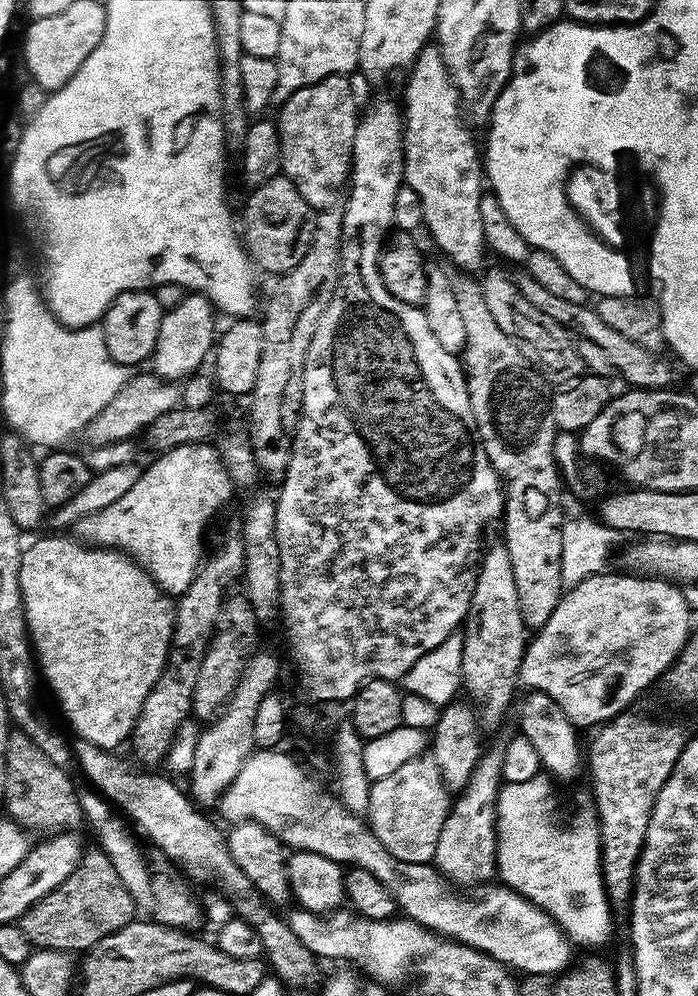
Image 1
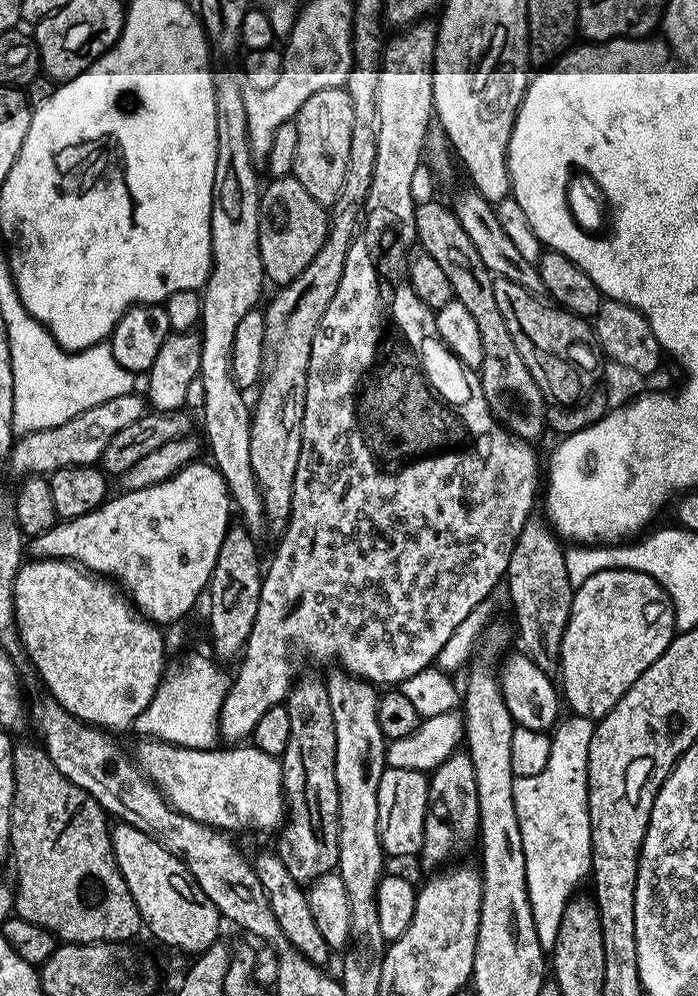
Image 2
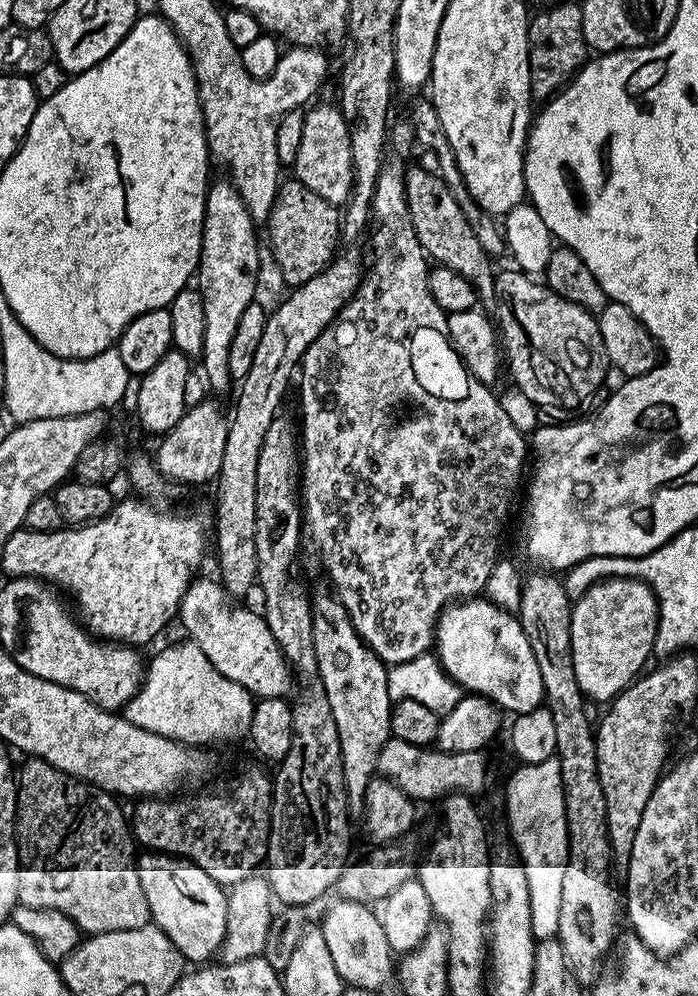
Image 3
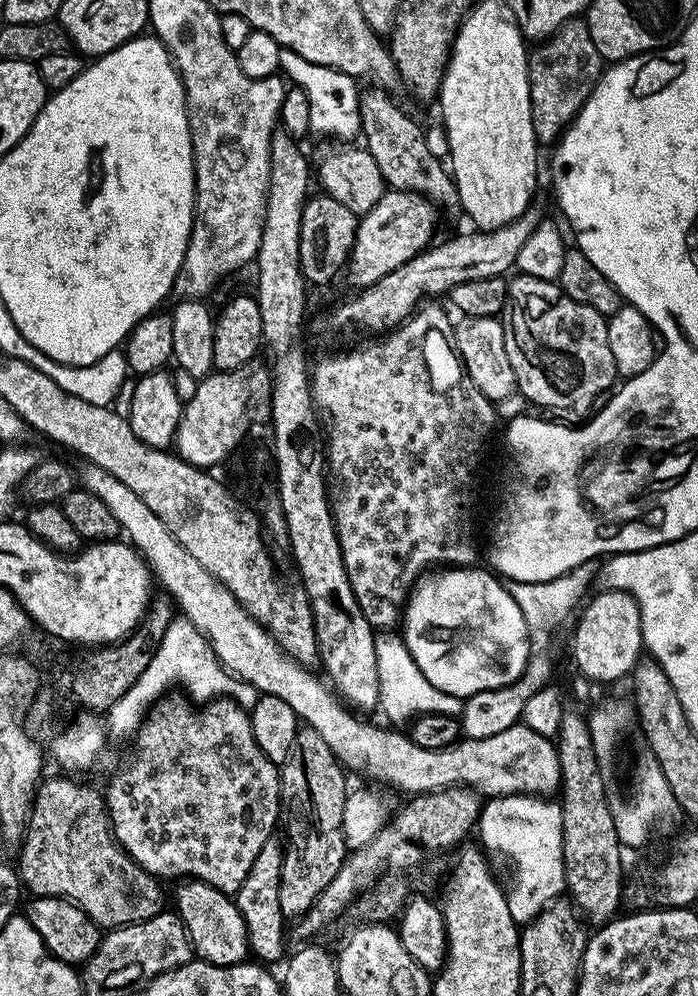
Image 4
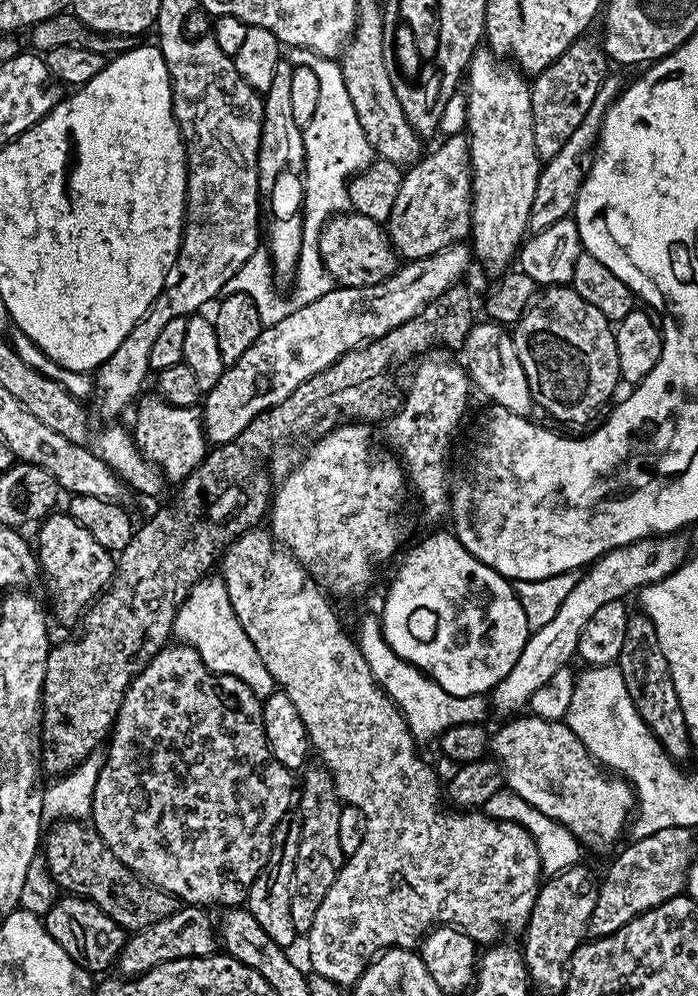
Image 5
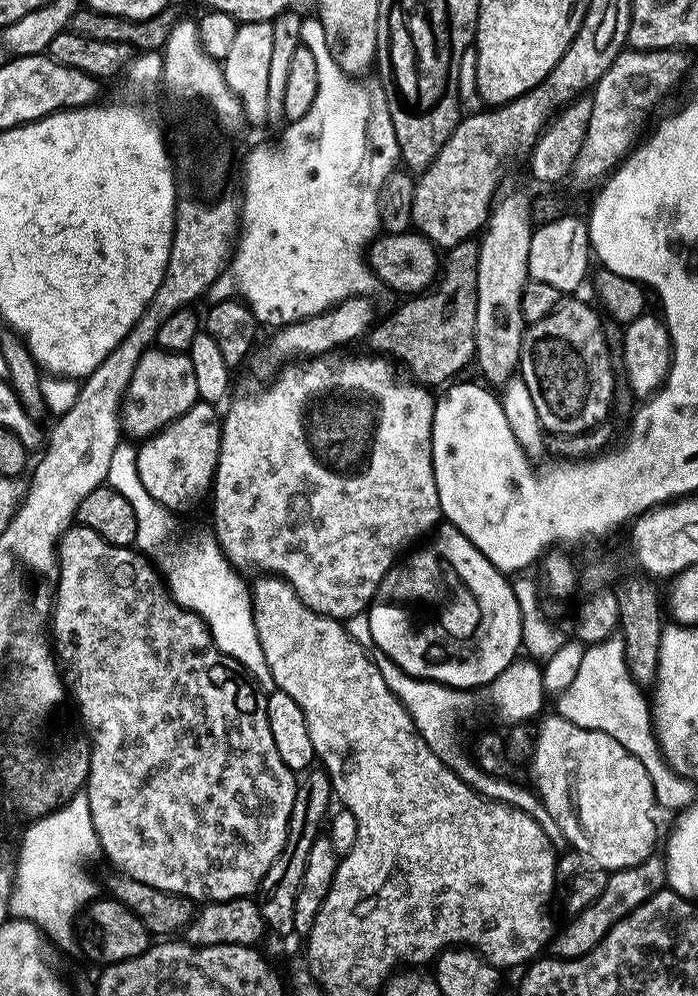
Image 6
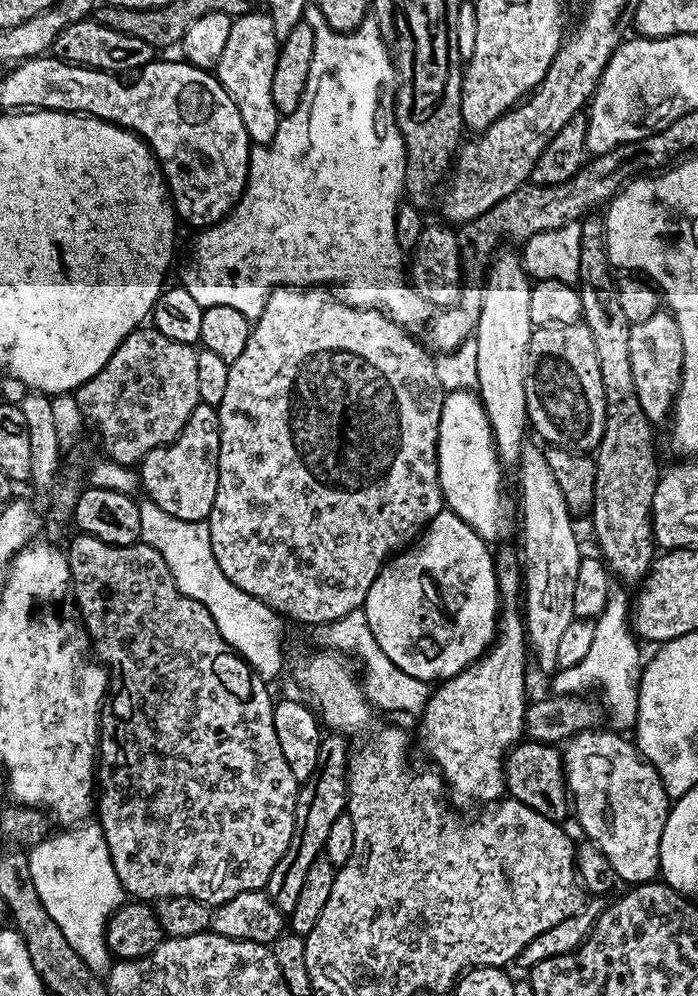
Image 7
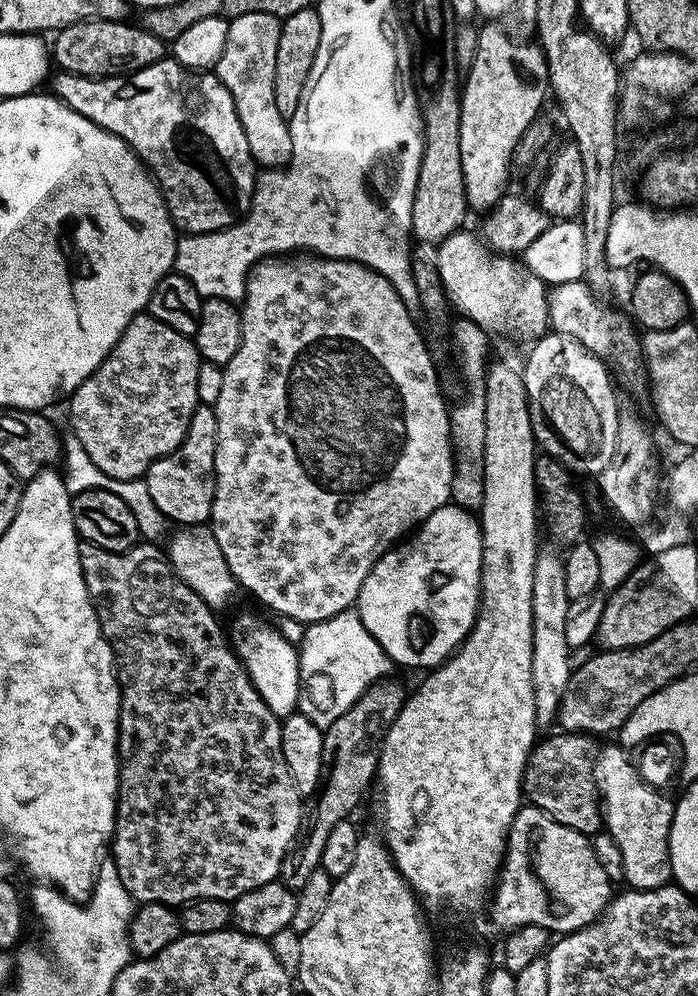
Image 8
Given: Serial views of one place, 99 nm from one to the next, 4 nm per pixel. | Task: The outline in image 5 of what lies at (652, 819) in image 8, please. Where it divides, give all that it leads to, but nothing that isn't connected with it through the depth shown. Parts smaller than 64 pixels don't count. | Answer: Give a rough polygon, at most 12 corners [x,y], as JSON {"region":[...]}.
{"region":[[564,720],[491,733],[507,791],[608,848],[637,807]]}

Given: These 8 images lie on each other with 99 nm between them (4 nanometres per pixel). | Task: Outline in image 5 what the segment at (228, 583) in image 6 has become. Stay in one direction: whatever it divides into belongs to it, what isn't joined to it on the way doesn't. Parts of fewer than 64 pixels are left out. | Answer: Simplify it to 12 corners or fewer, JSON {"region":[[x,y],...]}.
{"region":[[219,575],[178,610],[175,639],[211,672],[276,690]]}

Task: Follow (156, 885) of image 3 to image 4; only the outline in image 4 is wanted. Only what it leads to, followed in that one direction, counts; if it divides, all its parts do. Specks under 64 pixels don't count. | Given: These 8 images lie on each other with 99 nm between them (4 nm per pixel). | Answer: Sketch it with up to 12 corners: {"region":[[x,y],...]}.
{"region":[[201,880],[177,884],[174,911],[193,953],[245,963],[248,931],[235,899]]}

